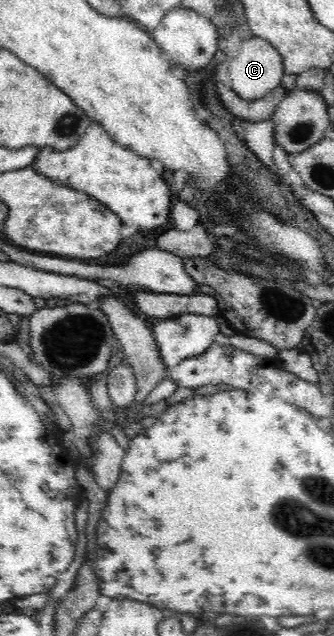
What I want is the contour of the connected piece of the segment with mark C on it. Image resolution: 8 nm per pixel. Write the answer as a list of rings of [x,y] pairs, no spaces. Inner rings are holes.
[[[252,37],[244,40],[239,48],[237,56],[229,64],[231,87],[243,100],[257,100],[273,90],[276,90],[286,74],[281,53],[265,39]]]

